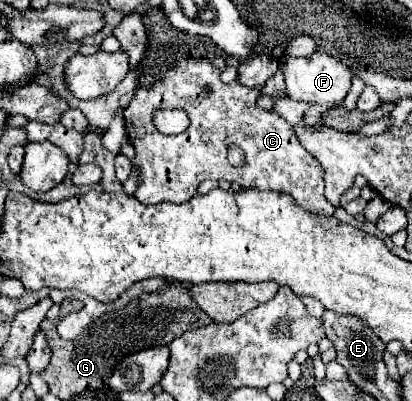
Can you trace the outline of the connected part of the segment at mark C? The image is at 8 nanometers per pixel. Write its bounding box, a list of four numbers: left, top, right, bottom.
[124,58,334,216]

